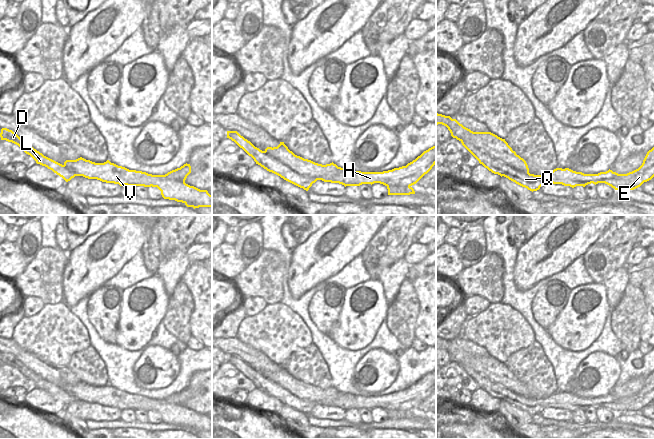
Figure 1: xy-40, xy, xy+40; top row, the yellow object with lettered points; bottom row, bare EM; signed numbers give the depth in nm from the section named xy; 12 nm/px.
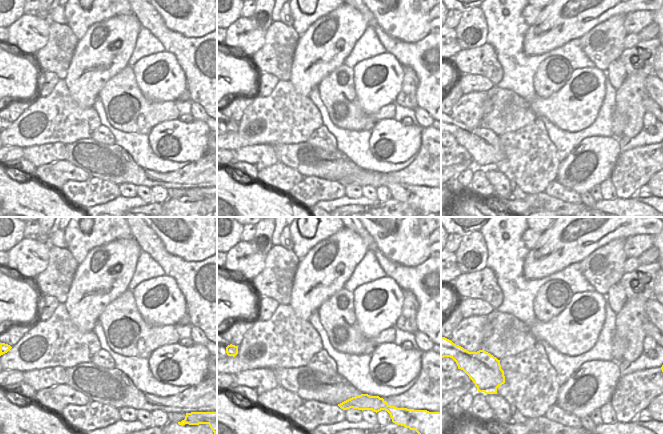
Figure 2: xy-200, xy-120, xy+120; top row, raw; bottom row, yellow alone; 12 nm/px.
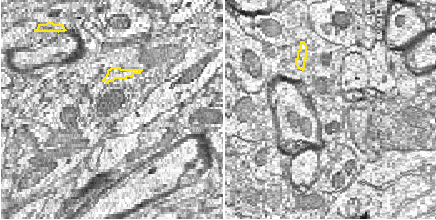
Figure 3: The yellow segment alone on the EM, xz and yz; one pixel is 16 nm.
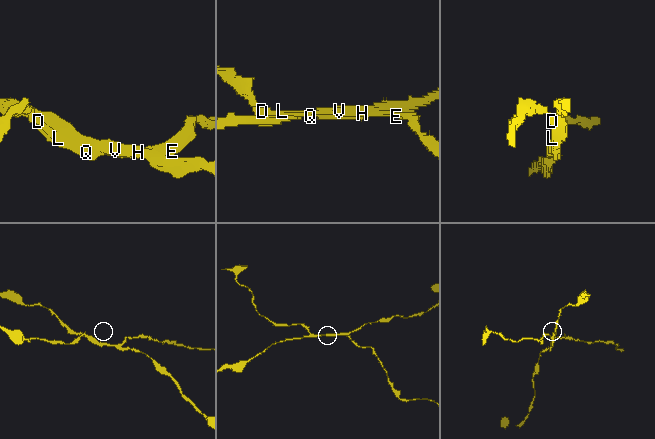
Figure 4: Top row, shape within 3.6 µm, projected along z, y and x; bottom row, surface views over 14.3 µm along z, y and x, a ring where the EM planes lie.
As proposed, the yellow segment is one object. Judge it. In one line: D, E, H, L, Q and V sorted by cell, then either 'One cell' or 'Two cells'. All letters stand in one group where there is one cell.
Groups: D E H L Q / V. Two cells.

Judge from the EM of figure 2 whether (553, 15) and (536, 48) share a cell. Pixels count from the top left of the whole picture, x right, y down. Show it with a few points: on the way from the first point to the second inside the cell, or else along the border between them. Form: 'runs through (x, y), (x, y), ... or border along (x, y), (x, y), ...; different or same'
runs through (565, 23), (561, 33), (551, 33), (548, 36); same

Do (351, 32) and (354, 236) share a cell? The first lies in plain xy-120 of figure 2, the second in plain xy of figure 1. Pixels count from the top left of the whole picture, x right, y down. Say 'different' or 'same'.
same

